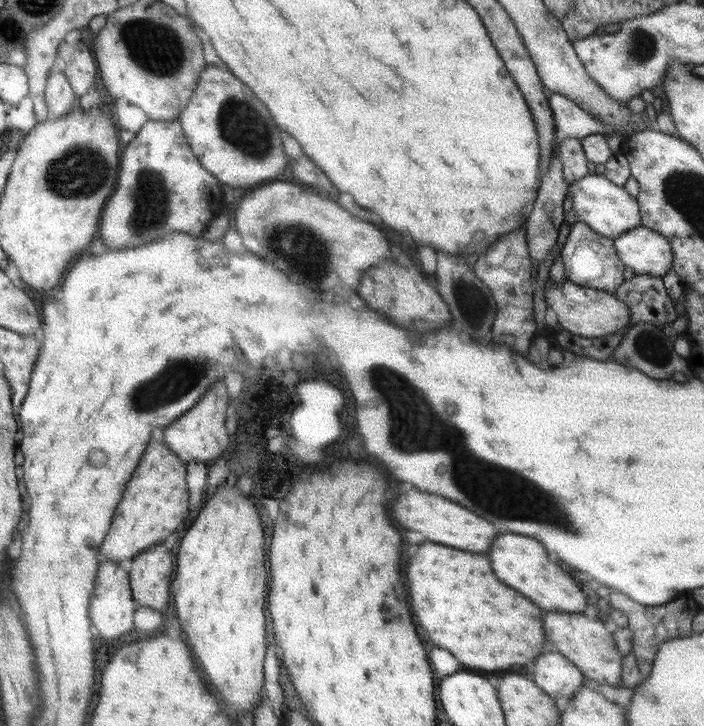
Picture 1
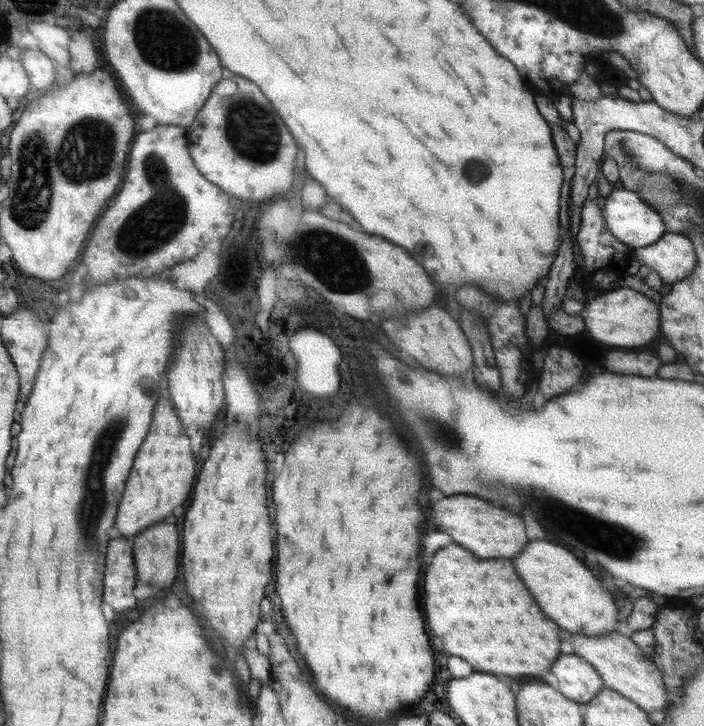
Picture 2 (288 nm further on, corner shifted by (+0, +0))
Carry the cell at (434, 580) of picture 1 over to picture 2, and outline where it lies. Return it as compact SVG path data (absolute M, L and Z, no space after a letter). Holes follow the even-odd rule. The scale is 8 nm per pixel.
M449 544L433 558L425 580L425 610L431 630L439 638L443 638L445 650L449 654L465 658L467 662L471 662L471 666L475 666L475 670L493 672L497 676L505 674L513 678L527 678L543 676L545 672L553 670L555 662L559 662L557 658L561 654L561 628L557 622L545 616L545 612L525 586L523 578L517 574L513 560L483 560L459 544Z

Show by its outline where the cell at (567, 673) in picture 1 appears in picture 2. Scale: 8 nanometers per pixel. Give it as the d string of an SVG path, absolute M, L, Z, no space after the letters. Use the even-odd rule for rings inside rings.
M561 654L559 662L555 662L555 668L551 674L559 682L559 690L583 706L597 698L597 694L605 688L603 678L599 678L599 672L591 662L587 662L583 656L575 654Z

